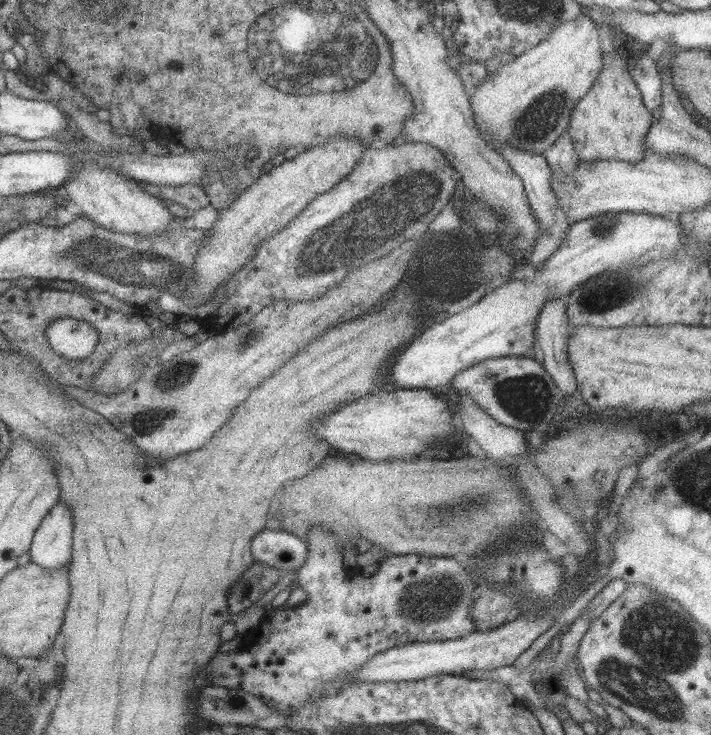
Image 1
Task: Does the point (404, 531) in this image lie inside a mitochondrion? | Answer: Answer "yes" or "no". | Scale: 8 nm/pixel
no

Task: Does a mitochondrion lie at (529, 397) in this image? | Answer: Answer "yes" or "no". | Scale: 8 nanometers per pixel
yes

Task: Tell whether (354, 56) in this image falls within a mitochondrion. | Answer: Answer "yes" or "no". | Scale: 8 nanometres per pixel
yes

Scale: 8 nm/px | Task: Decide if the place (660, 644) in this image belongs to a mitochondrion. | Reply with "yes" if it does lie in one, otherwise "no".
yes

